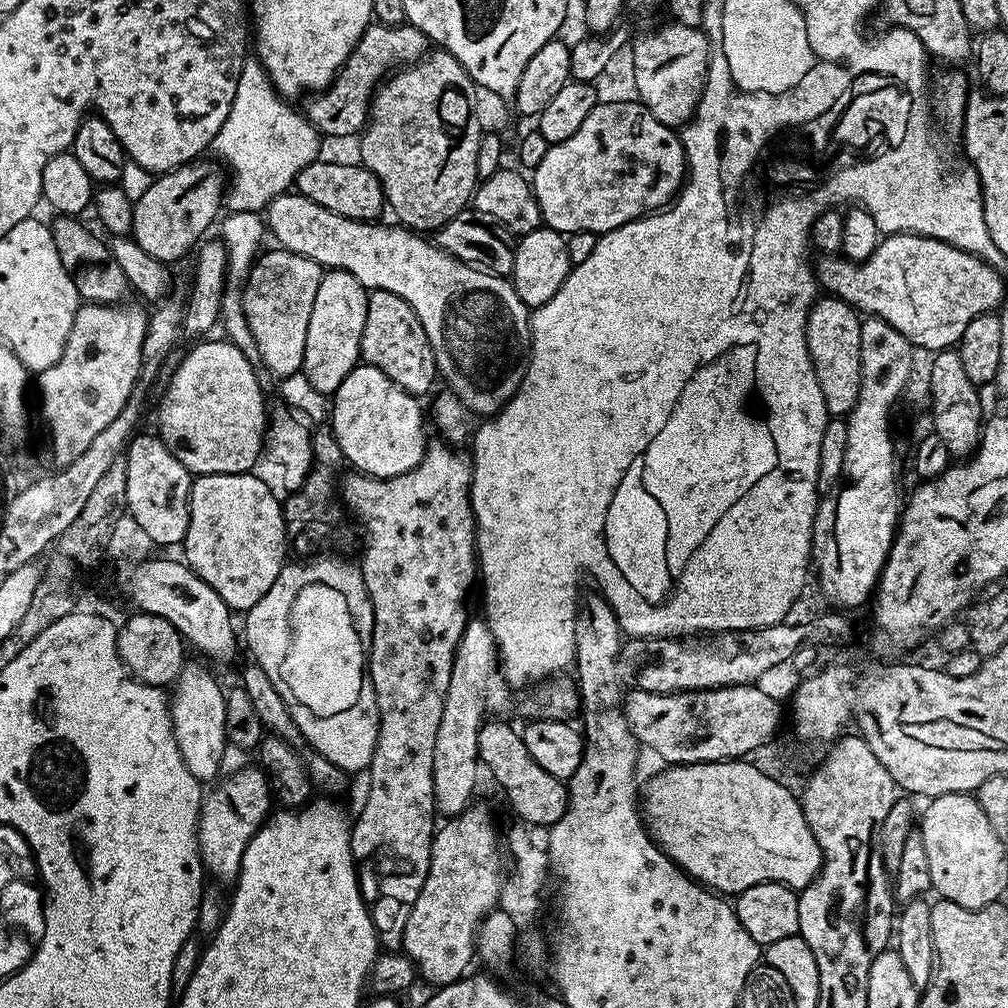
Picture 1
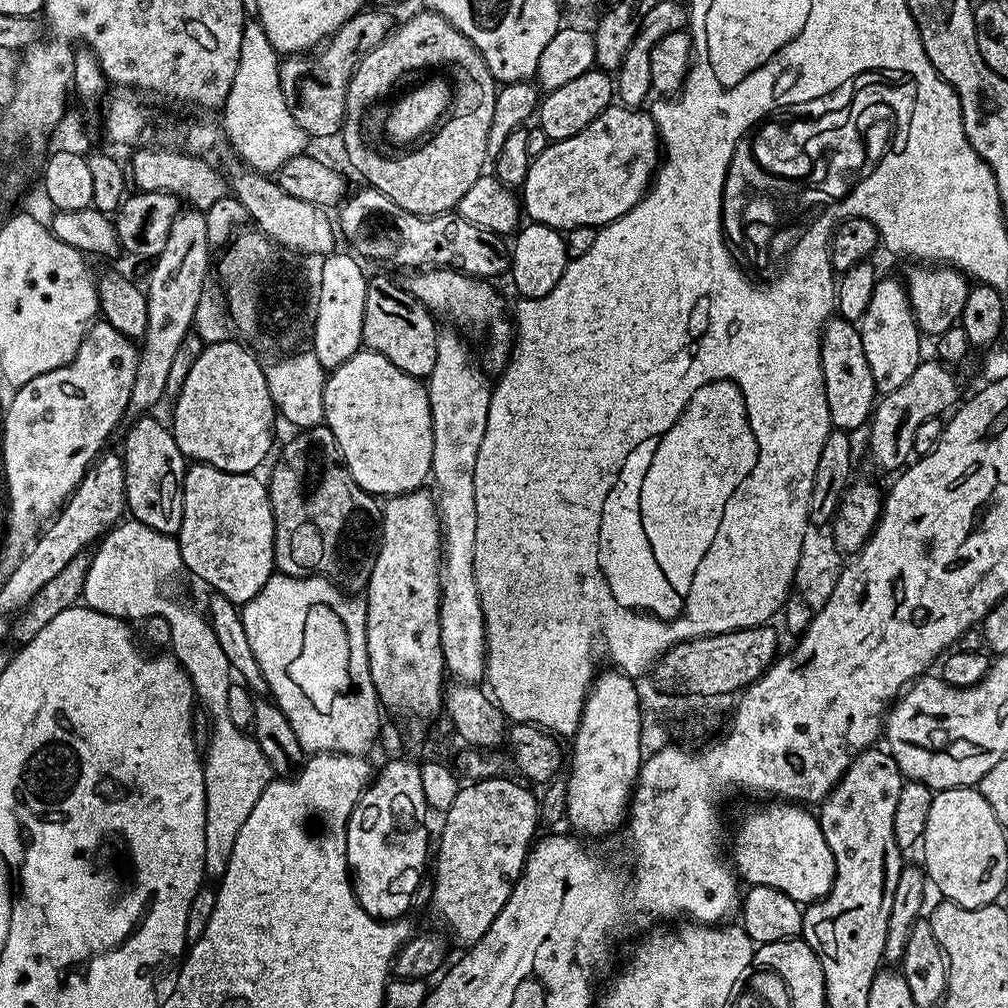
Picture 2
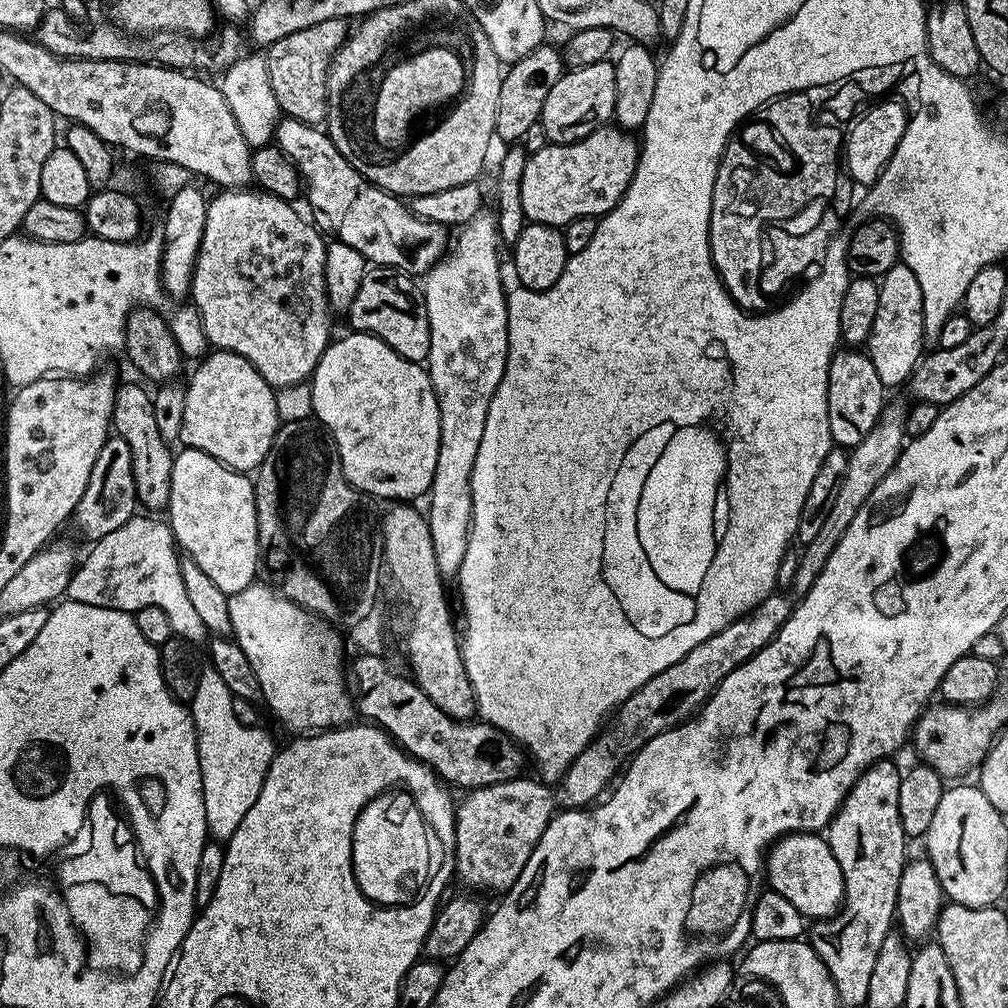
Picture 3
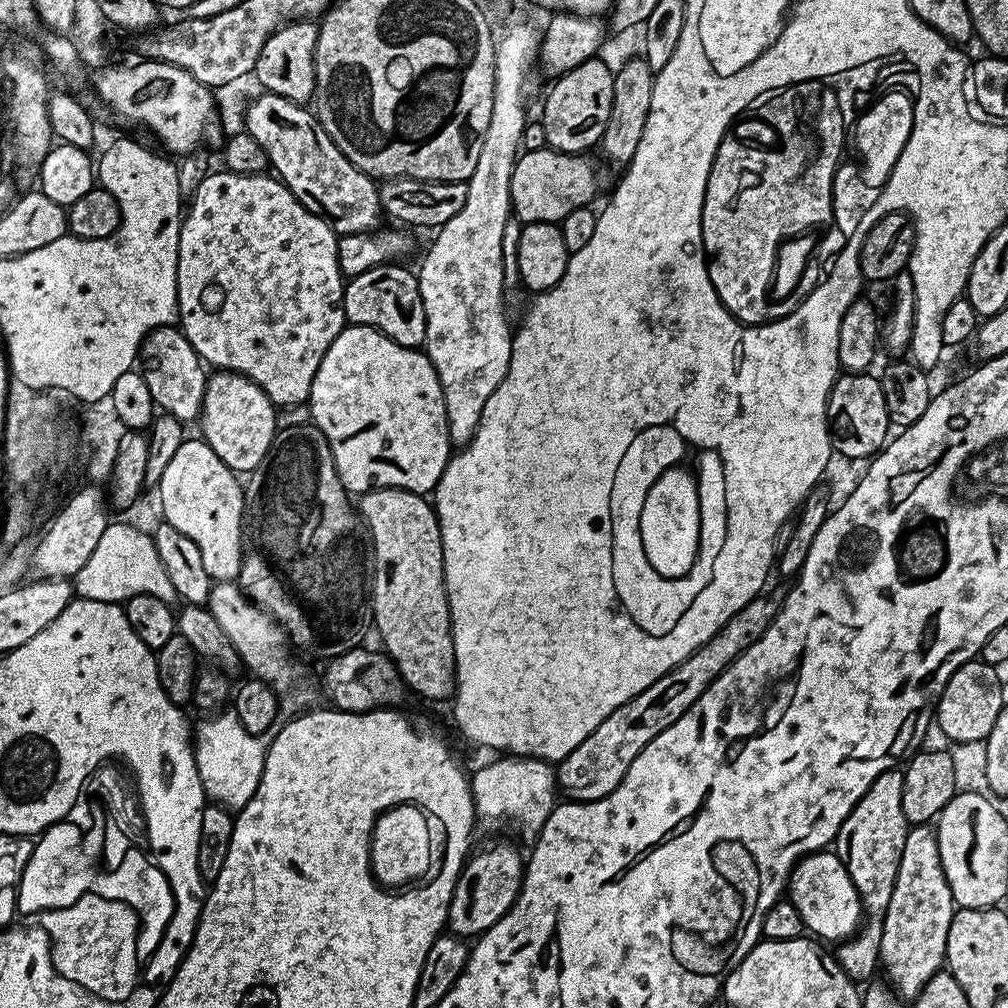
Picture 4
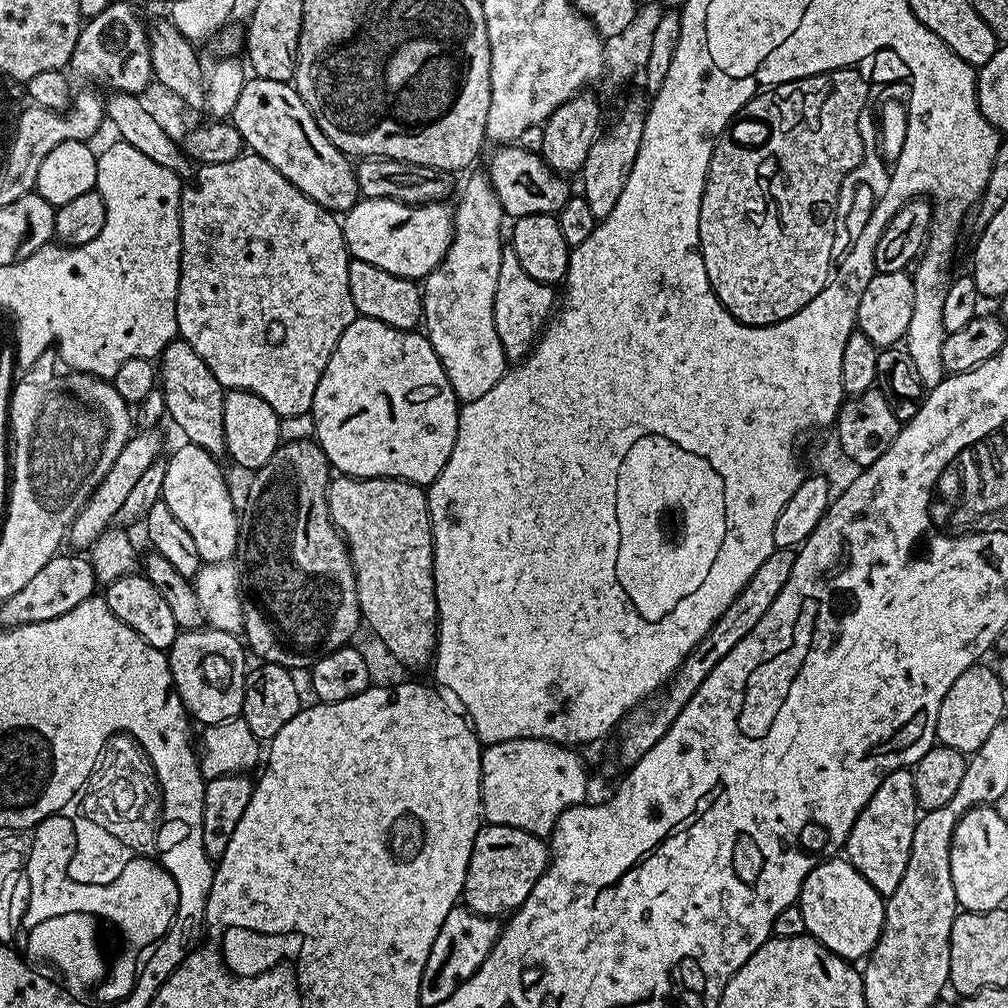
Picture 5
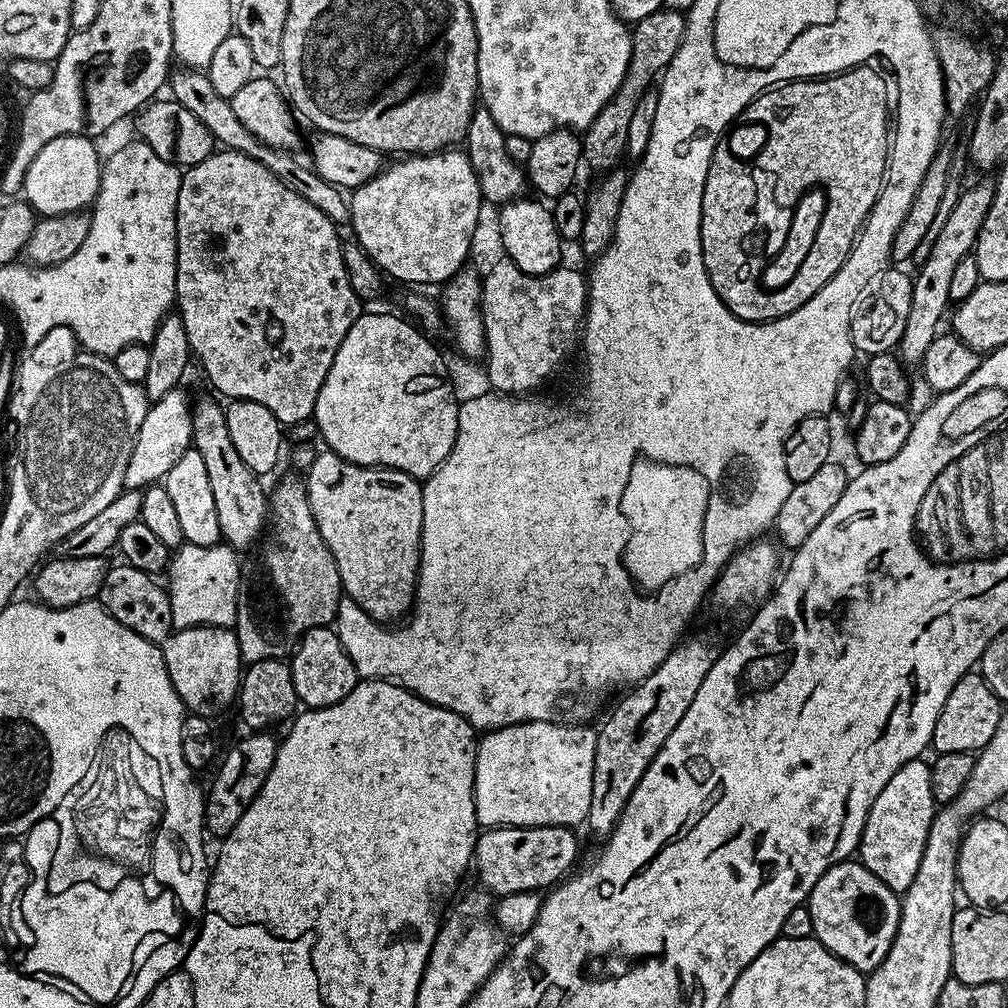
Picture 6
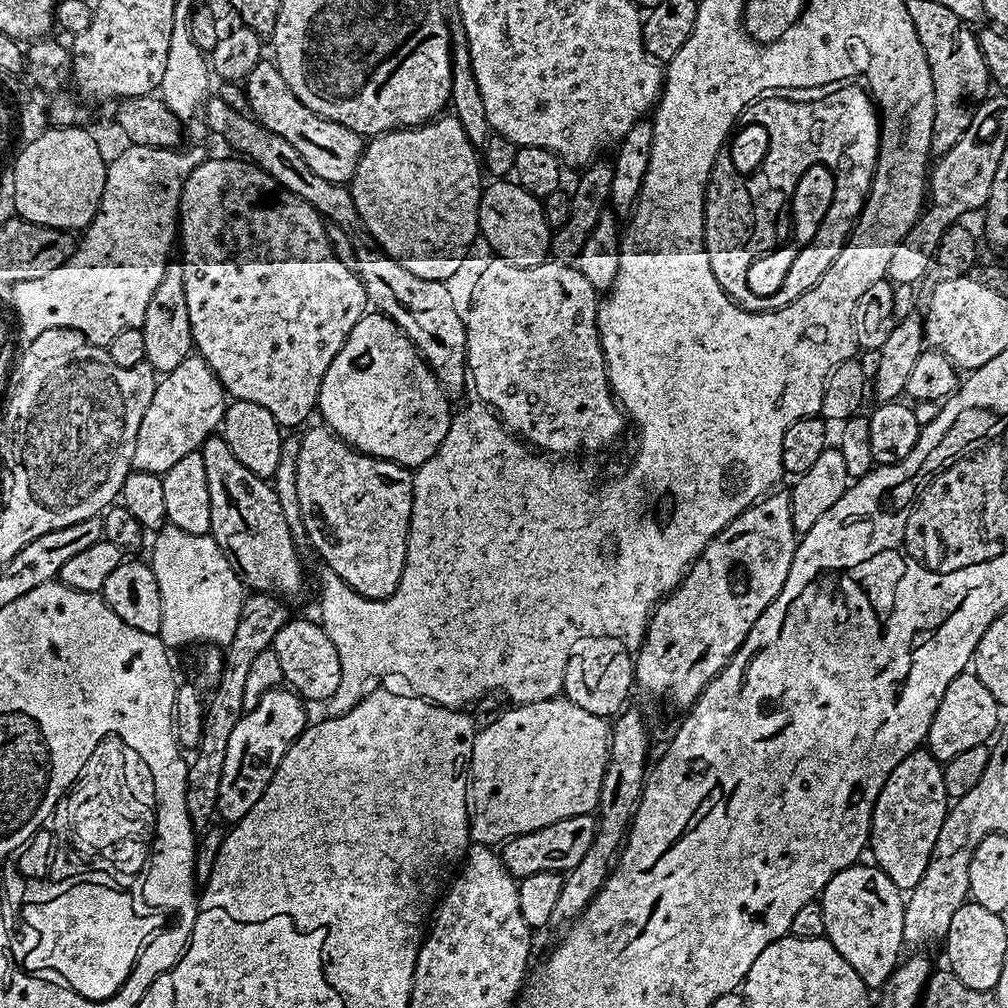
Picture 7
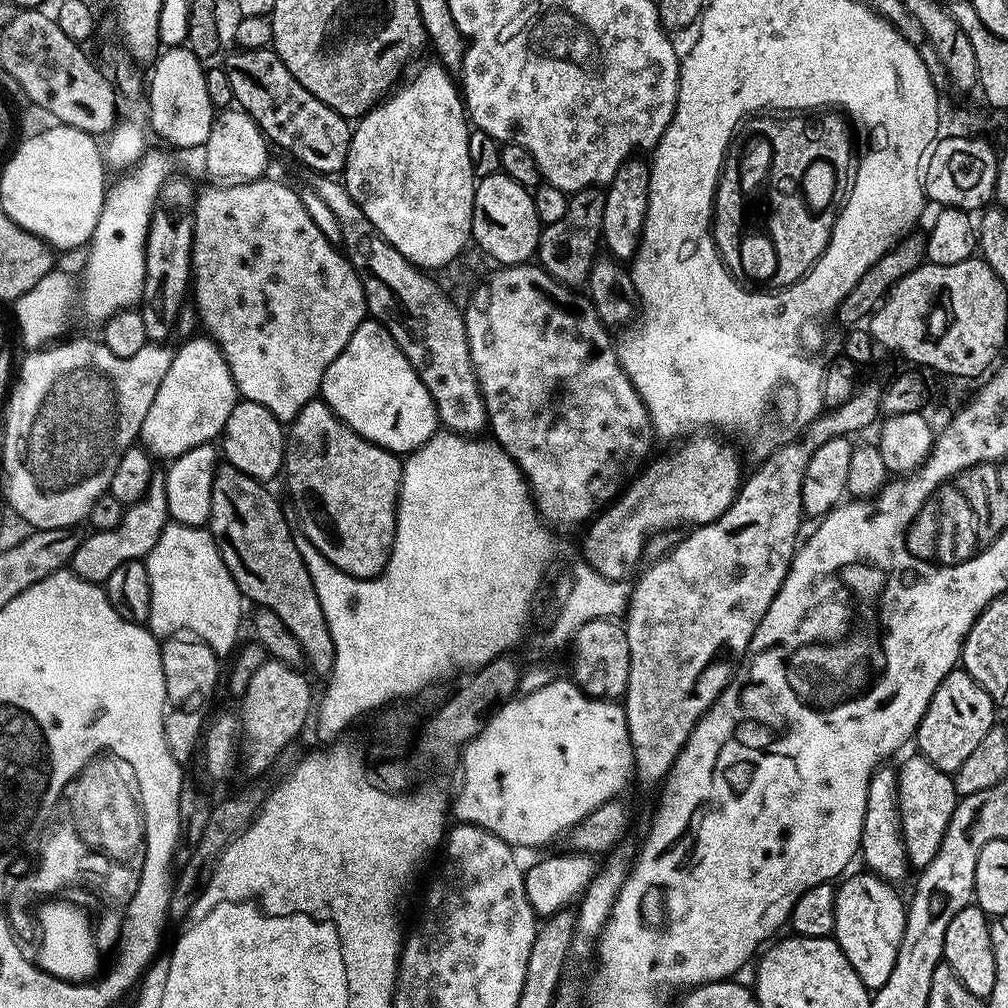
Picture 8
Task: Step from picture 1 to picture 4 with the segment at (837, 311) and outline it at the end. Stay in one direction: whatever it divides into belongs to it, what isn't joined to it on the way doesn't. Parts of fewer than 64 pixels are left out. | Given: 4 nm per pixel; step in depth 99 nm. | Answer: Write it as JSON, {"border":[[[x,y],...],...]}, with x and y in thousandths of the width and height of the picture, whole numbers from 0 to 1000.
{"border":[[[838,368],[830,373],[827,383],[823,387],[821,396],[821,427],[825,430],[825,442],[828,447],[839,450],[840,454],[862,455],[869,451],[877,443],[882,436],[883,418],[879,403],[879,396],[876,394],[876,384],[872,376],[867,372],[863,373],[860,368],[843,369]]]}

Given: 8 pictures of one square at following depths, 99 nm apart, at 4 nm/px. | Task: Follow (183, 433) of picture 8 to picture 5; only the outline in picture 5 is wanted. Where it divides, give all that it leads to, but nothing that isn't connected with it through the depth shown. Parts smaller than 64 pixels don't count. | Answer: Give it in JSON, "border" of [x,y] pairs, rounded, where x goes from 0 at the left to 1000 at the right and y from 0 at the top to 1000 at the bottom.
{"border":[[[155,427],[136,428],[128,433],[125,442],[121,442],[121,450],[113,454],[113,462],[105,466],[105,474],[101,474],[99,481],[91,488],[91,493],[83,499],[83,505],[76,510],[67,524],[65,536],[68,541],[71,539],[75,543],[72,545],[86,545],[91,537],[98,535],[100,530],[104,529],[114,517],[117,506],[121,506],[129,485],[136,480],[137,474],[148,465],[150,459],[160,455],[158,431],[159,429]]]}

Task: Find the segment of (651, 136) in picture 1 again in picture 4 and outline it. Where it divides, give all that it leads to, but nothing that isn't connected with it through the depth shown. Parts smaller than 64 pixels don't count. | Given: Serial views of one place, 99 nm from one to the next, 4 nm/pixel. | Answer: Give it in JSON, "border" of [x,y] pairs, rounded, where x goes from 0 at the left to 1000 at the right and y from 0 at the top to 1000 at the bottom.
{"border":[[[551,147],[517,150],[512,156],[506,177],[507,209],[518,223],[530,220],[551,222],[565,208],[584,205],[595,187],[595,175],[584,156],[569,151],[553,151]]]}

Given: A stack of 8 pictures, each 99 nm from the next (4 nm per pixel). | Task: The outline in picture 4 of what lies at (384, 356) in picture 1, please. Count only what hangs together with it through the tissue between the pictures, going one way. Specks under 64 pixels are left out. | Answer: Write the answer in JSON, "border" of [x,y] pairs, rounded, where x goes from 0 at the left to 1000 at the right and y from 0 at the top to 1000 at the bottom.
{"border":[[[397,260],[377,262],[348,275],[341,283],[341,315],[345,321],[367,323],[395,343],[417,345],[424,335],[423,309],[412,269],[404,270]]]}

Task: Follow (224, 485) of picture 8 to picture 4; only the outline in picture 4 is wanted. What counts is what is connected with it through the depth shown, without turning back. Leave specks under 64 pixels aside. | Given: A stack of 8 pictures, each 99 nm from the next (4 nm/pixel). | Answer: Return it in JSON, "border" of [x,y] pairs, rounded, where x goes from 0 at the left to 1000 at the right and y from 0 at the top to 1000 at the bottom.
{"border":[[[168,323],[152,327],[141,339],[137,361],[146,386],[149,387],[149,394],[162,412],[172,413],[180,419],[197,418],[207,370],[198,352],[192,347],[192,343],[188,343],[178,324]]]}

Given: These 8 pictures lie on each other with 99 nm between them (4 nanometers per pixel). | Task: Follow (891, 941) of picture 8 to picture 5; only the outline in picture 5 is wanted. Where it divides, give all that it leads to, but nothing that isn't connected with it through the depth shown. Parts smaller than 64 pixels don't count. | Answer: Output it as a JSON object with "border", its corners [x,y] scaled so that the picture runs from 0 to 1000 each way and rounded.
{"border":[[[826,851],[823,853],[816,853],[813,857],[809,857],[804,863],[804,867],[800,867],[800,871],[794,880],[794,892],[792,900],[796,903],[796,911],[800,911],[800,926],[807,929],[813,937],[818,937],[821,941],[829,948],[834,948],[835,951],[842,954],[849,954],[849,951],[860,949],[861,945],[868,940],[871,931],[877,922],[877,898],[879,896],[878,890],[871,887],[871,883],[867,883],[867,879],[863,879],[863,875],[859,875],[859,871],[855,871],[855,867],[851,867],[851,863],[839,851]]]}

